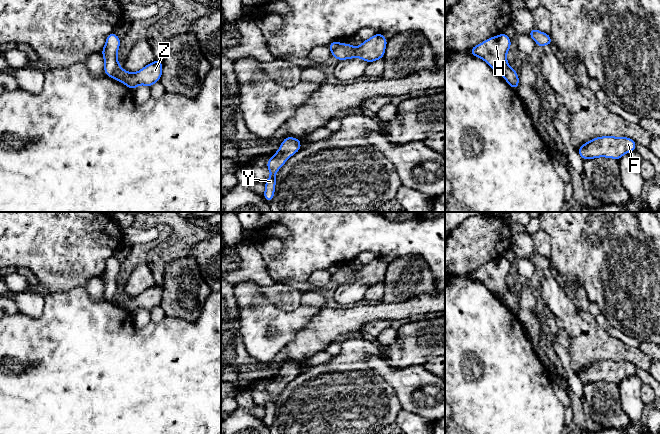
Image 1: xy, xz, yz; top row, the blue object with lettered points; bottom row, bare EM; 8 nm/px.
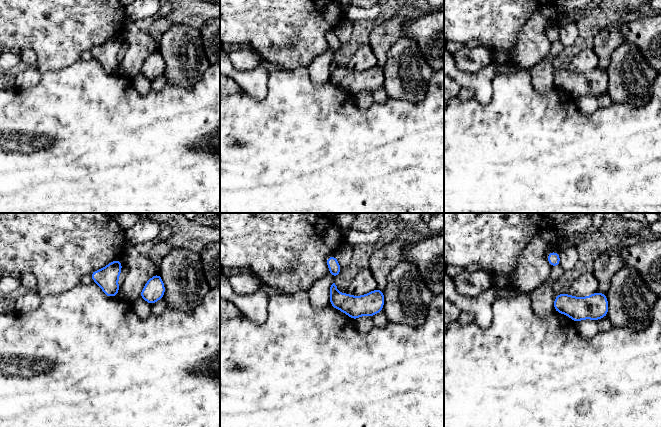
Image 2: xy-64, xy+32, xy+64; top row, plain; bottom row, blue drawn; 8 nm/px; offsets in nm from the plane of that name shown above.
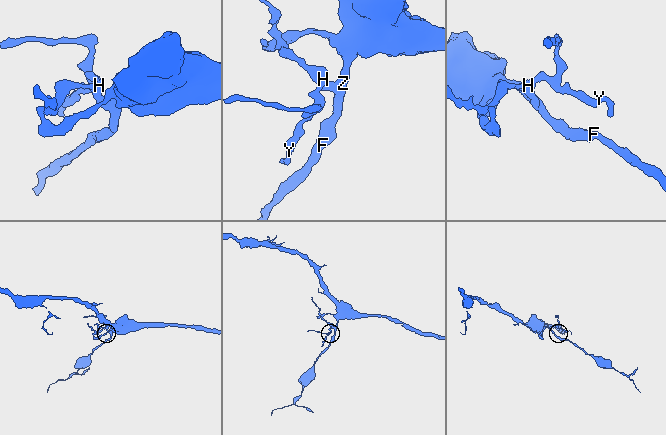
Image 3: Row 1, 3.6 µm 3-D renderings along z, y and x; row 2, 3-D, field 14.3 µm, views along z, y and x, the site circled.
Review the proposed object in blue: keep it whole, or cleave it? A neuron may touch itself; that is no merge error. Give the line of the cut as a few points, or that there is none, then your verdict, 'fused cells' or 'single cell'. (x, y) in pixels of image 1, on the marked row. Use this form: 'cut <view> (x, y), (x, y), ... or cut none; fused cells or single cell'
cut xz (341, 44), (331, 51); fused cells

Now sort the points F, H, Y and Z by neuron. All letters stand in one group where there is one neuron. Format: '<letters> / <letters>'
F Z / H Y

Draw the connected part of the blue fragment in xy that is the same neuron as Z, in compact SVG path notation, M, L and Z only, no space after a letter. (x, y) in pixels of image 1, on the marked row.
M156 59L135 73L129 73L119 68L111 76L113 79L122 82L129 89L134 90L138 85L146 85L149 88L160 81L162 76L163 62Z

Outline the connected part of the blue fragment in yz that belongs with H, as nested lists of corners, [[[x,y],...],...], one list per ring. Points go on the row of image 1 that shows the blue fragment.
[[[501,33],[498,36],[486,39],[469,51],[471,55],[484,60],[495,72],[503,75],[509,68],[506,55],[510,48],[510,37]]]

